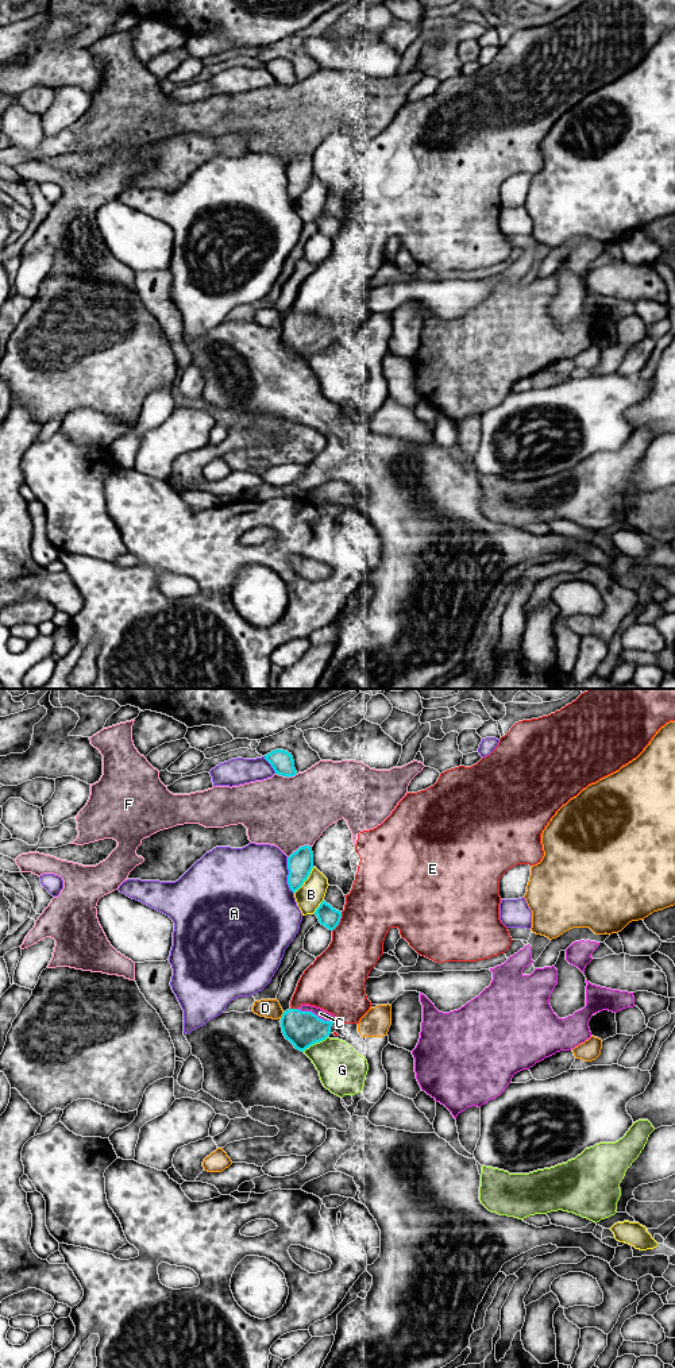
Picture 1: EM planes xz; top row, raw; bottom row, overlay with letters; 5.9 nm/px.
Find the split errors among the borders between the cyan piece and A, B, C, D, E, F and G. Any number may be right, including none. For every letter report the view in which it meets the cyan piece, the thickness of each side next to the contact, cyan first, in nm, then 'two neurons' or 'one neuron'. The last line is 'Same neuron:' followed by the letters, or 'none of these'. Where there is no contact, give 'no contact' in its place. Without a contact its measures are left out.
A: xz | 160/480 nm | two neurons
B: xz | 160/160 nm | two neurons
C: xz | 220/60 nm | one neuron
D: xz | 220/110 nm | two neurons
E: xz | 120/340 nm | two neurons
F: xz | 160/420 nm | two neurons
G: xz | 220/280 nm | two neurons
Same neuron: C

